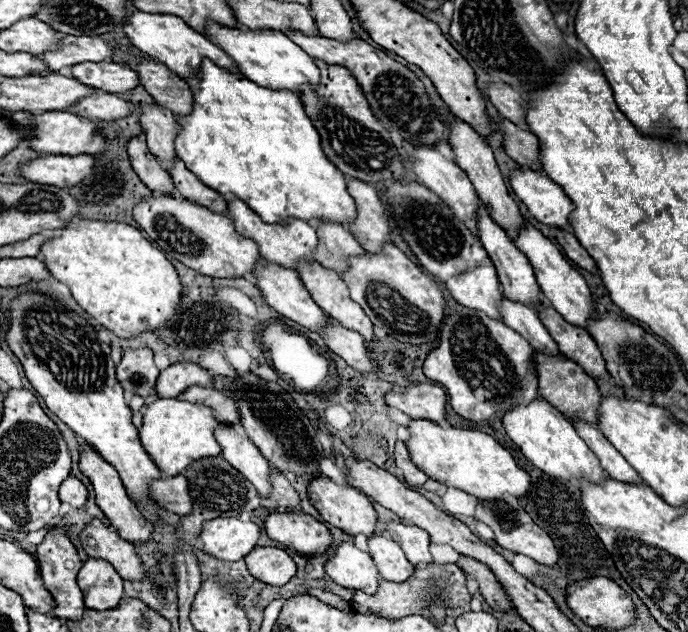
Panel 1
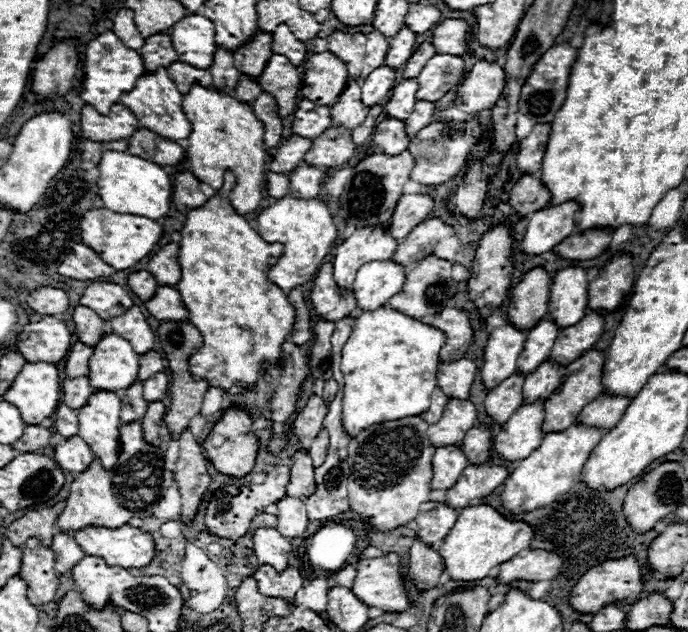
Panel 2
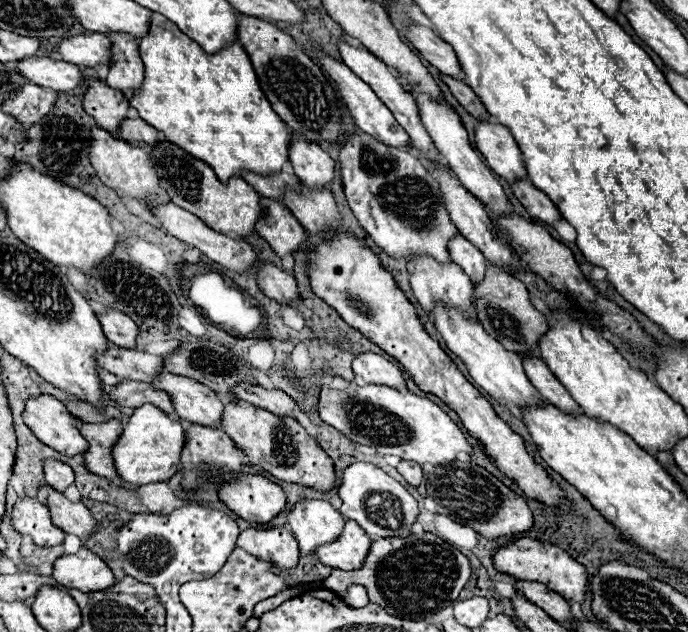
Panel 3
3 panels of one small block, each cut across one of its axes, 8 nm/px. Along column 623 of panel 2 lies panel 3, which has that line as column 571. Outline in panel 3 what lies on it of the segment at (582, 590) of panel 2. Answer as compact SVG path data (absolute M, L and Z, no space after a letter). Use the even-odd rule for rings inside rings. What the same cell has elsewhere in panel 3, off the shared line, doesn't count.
M520 538L520 540L500 548L494 554L494 566L504 574L514 576L516 580L546 584L548 588L552 588L552 592L558 592L560 596L564 596L574 606L580 606L586 600L588 582L590 582L586 568L580 562L572 560L564 550L552 548L552 544L540 544L538 540Z

